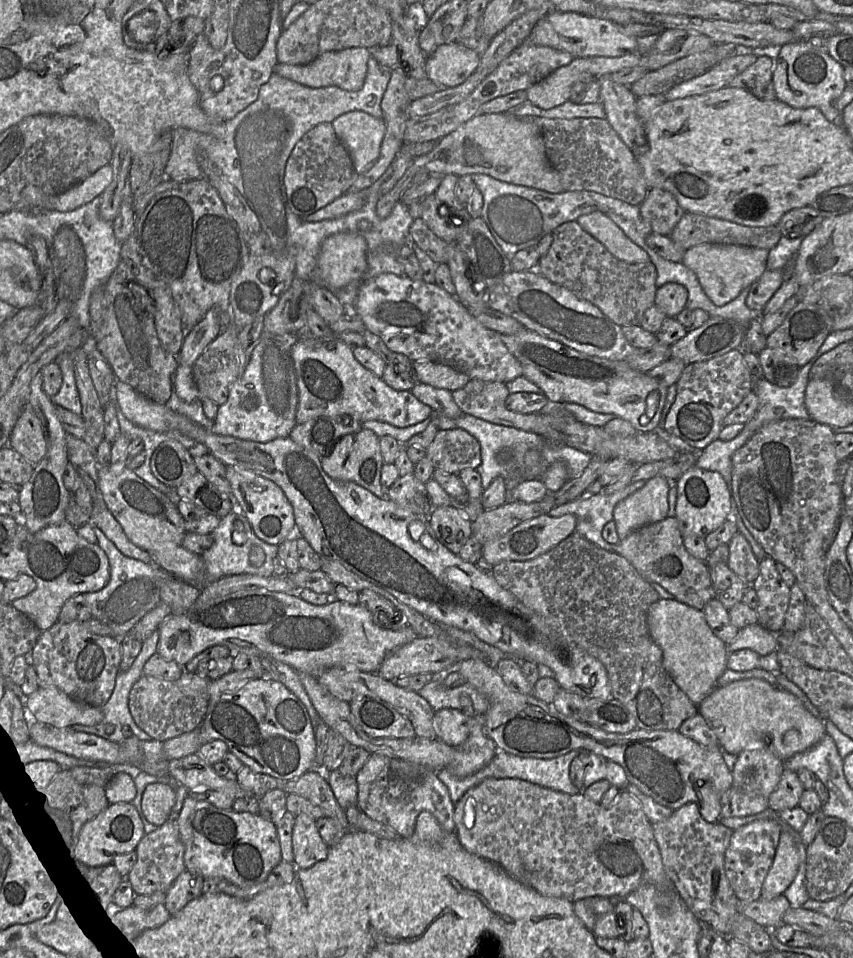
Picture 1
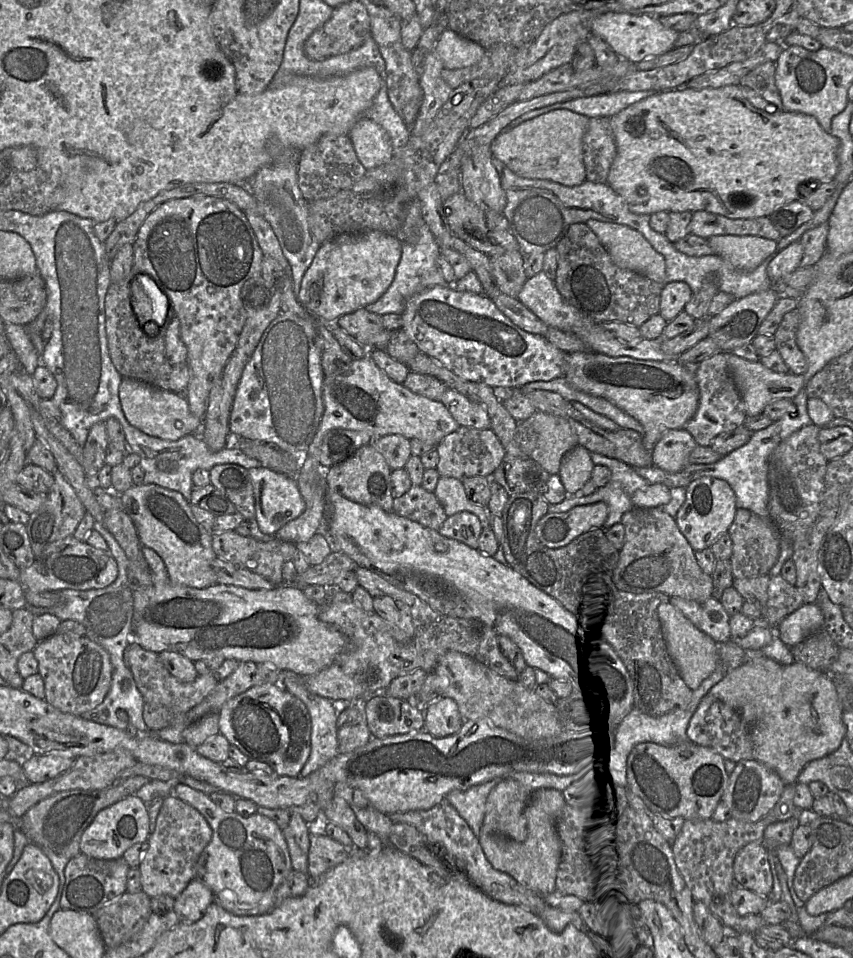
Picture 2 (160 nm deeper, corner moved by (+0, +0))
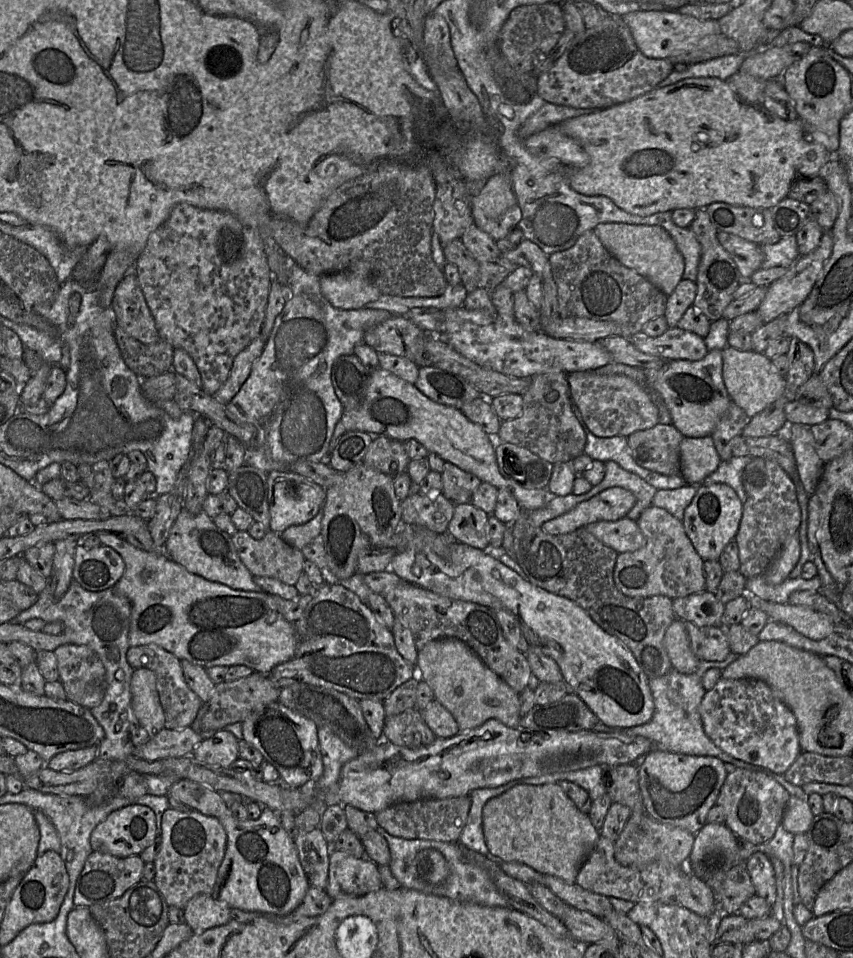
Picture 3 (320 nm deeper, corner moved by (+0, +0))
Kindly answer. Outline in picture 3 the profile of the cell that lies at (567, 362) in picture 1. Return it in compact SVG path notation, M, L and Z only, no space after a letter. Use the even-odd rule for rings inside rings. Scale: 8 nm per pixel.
M714 349L699 361L668 360L660 368L644 369L645 385L668 409L672 425L684 437L707 437L732 402L723 382L722 369L722 350Z

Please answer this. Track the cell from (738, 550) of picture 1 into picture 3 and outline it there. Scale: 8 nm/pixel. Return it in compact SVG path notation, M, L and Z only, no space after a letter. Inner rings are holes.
M754 457L745 467L742 483L747 500L734 541L738 546L740 568L745 579L763 575L786 542L801 525L801 508L795 485L785 470L775 461Z

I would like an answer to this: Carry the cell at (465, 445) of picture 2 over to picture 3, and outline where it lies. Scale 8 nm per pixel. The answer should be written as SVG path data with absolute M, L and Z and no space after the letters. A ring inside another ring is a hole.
M445 462L442 479L442 494L455 503L471 502L472 493L481 484L481 480L458 466Z

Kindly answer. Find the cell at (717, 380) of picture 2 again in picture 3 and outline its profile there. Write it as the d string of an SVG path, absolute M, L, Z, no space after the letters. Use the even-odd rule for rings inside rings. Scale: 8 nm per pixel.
M732 401L710 436L722 461L728 461L733 457L731 440L741 436L750 420L751 418Z

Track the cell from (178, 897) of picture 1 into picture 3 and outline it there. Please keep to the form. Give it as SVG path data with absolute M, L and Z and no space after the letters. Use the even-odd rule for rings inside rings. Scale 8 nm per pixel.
M198 894L191 898L183 909L184 918L194 933L225 925L231 919L230 907L219 903L209 894Z

